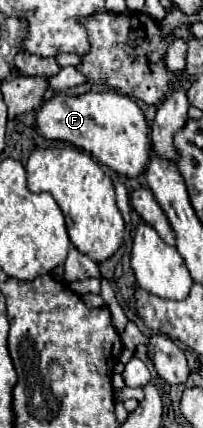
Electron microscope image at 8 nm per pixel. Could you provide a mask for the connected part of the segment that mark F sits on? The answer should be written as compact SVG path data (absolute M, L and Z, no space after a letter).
M113 91L85 93L79 97L55 95L39 109L37 131L45 139L73 143L75 147L91 153L115 173L127 177L139 177L145 173L151 159L149 127L141 107L131 97Z

